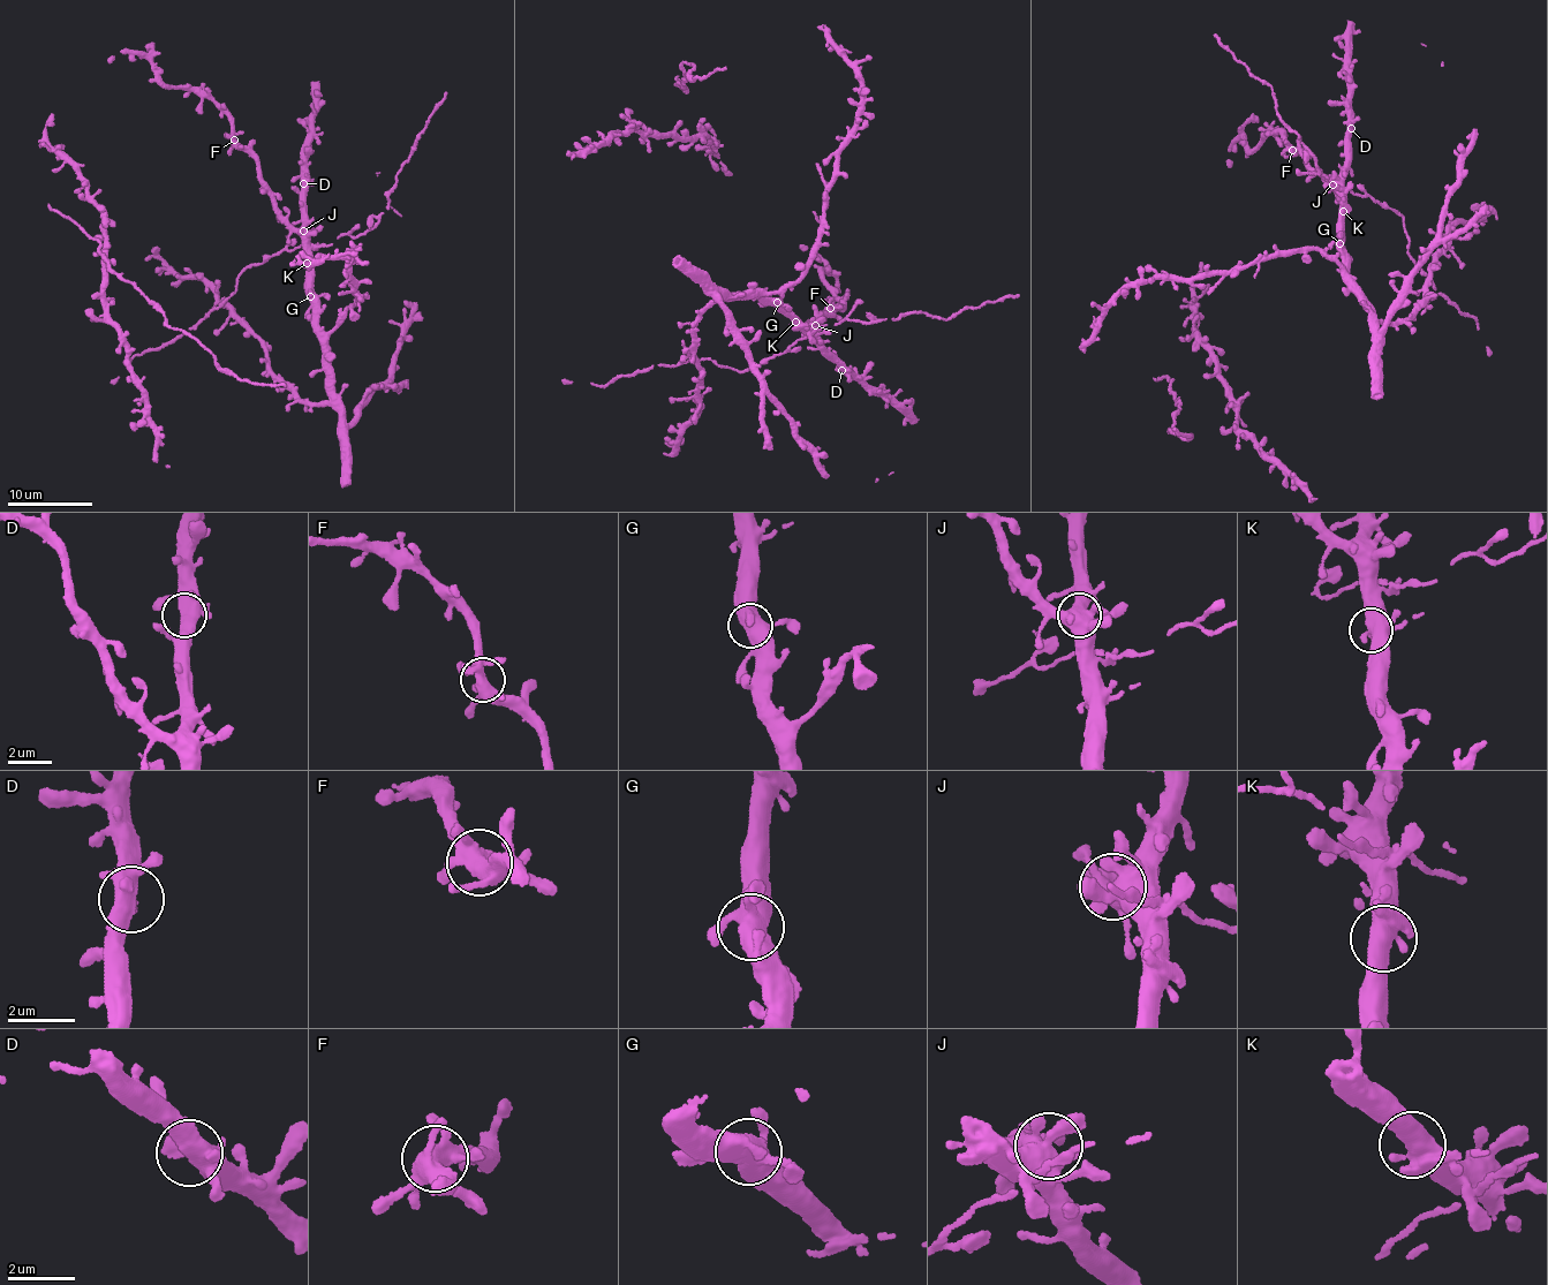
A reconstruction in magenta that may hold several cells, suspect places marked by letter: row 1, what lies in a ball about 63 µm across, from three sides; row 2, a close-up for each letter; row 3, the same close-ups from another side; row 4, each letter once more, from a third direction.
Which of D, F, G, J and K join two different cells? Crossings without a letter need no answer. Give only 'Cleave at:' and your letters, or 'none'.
Cleave at: none

